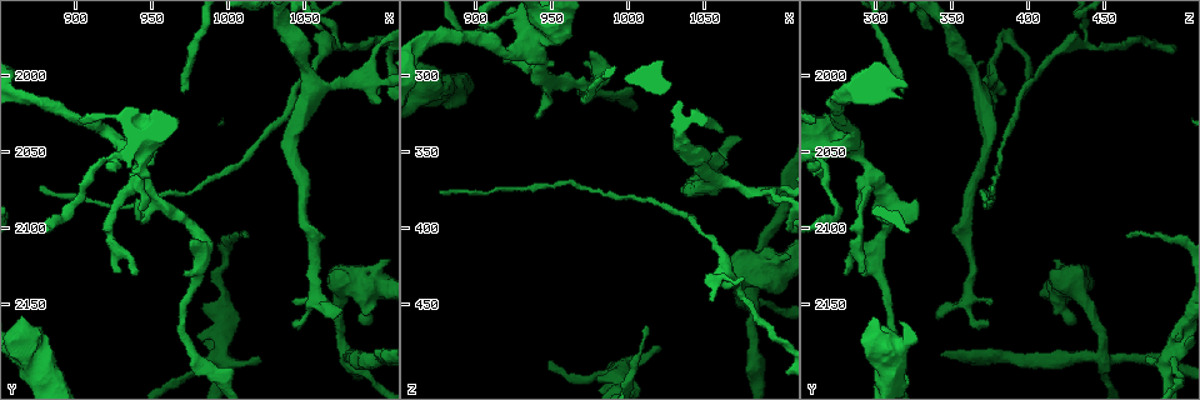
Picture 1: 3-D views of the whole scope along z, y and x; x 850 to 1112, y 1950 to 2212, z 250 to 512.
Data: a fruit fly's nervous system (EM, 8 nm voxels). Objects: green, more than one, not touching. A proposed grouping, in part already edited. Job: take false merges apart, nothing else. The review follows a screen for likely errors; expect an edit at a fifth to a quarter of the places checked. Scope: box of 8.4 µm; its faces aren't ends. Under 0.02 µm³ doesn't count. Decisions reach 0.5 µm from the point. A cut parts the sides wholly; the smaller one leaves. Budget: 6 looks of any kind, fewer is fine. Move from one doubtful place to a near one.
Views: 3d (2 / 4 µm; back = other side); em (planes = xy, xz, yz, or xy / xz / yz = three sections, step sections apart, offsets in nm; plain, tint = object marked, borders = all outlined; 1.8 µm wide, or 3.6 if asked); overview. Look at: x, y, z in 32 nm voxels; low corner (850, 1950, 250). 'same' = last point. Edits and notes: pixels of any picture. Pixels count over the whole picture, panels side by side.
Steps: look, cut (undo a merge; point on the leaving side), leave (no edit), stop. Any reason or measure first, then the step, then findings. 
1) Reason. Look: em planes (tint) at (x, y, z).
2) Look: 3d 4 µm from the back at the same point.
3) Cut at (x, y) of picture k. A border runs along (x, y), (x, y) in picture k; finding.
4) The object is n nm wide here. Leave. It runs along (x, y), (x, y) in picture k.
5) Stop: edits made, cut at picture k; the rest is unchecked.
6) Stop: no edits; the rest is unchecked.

Four arms meet. Look: 3d 2 µm at (940, 2068, 300).

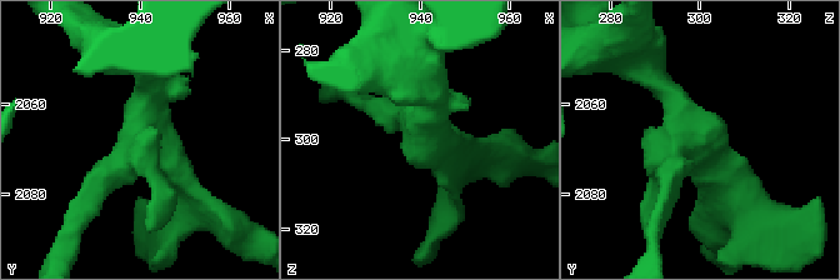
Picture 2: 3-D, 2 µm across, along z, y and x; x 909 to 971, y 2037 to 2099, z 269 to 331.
Look: em planes (borders) at (941, 2067, 299).

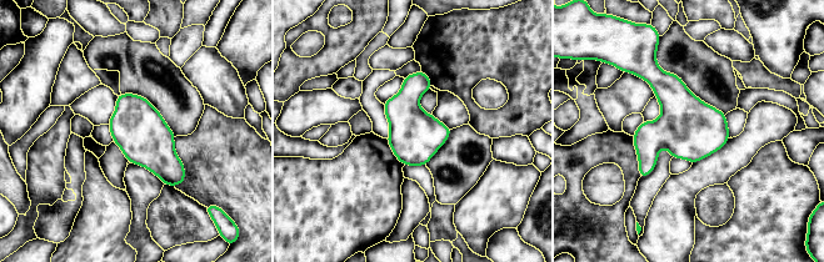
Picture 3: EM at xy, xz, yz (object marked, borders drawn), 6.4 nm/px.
Leave. One neuron here.

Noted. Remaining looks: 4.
Three arms meet. Look: 3d 2 µm from the back at (1088, 2002, 378).

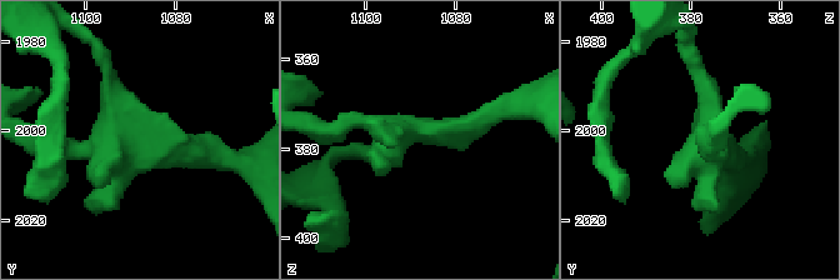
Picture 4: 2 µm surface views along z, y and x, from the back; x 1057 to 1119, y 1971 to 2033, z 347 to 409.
Need the tissue. Look: em planes (borders) at (1087, 2002, 377).

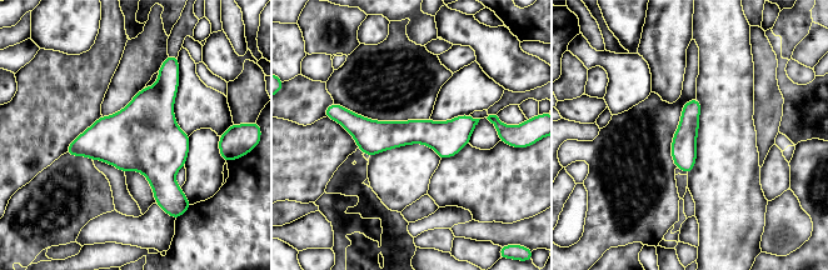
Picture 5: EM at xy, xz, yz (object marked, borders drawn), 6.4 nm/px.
The object is 160 nm wide here. Leave. It runs along (342, 113), (367, 133), (474, 121) in picture 5; one neuron here.

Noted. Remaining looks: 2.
Calibre changes. Look: 3d 4 µm at (870, 2172, 302).

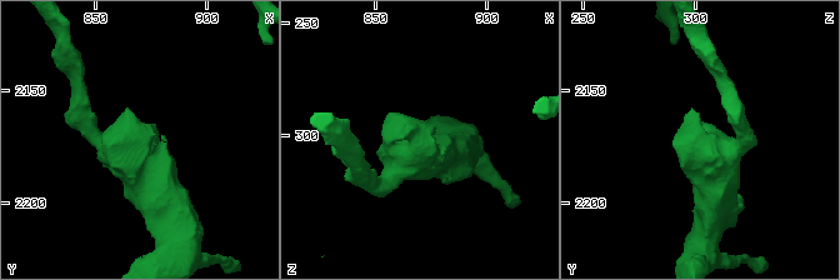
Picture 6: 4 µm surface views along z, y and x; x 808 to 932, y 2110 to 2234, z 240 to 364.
The arms are 240, 550 nm wide; now the EM. Look: em 3.6 µm planes (tint) at (870, 2171, 303).

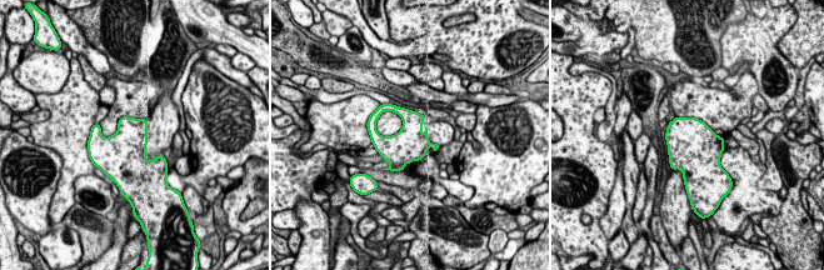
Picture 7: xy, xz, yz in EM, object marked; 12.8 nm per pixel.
Leave. Continuous, no second neuron.

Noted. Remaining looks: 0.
Stop: no edits; the rest is unchecked.

